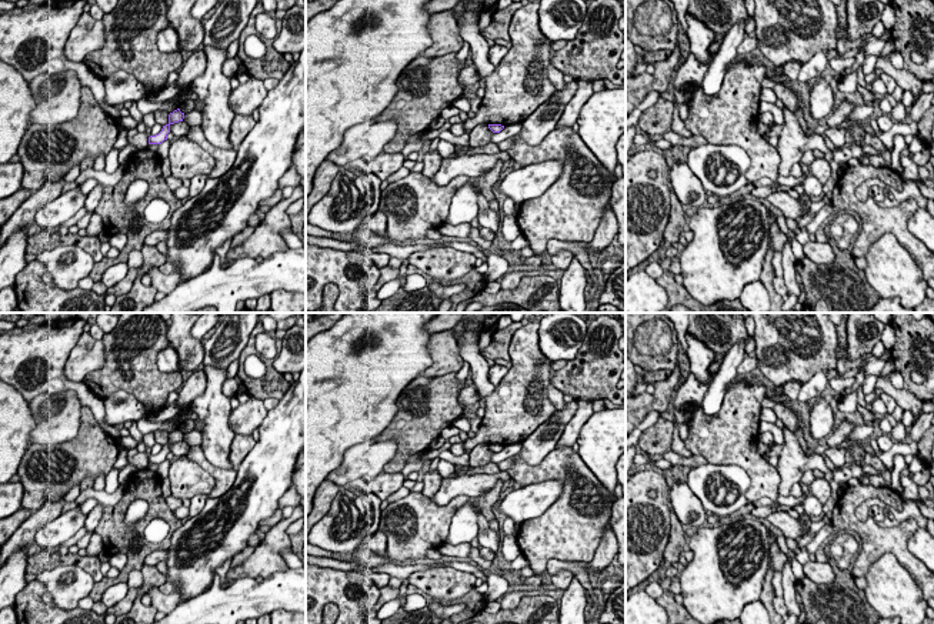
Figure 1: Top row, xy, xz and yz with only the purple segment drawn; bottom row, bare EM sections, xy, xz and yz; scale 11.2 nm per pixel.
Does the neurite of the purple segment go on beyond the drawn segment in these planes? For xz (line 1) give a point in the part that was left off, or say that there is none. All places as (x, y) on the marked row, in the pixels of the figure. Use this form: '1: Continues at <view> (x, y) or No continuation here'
1: No continuation here

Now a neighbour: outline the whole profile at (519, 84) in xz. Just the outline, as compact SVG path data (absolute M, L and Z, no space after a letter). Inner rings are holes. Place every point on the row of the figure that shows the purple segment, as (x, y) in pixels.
M538 0L521 6L510 23L511 47L486 77L478 111L464 123L466 133L478 124L523 123L557 90L548 79L551 41L540 30Z

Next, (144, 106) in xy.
M193 90L189 91L180 91L176 97L166 100L163 103L151 103L147 99L141 99L137 101L137 109L141 114L147 114L151 111L167 111L169 114L173 113L174 110L180 109L180 106L186 100L196 100L197 94Z

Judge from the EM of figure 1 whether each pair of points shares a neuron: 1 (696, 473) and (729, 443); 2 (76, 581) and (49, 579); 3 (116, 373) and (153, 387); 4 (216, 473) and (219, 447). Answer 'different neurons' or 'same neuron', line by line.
1: different neurons
2: same neuron
3: same neuron
4: different neurons

